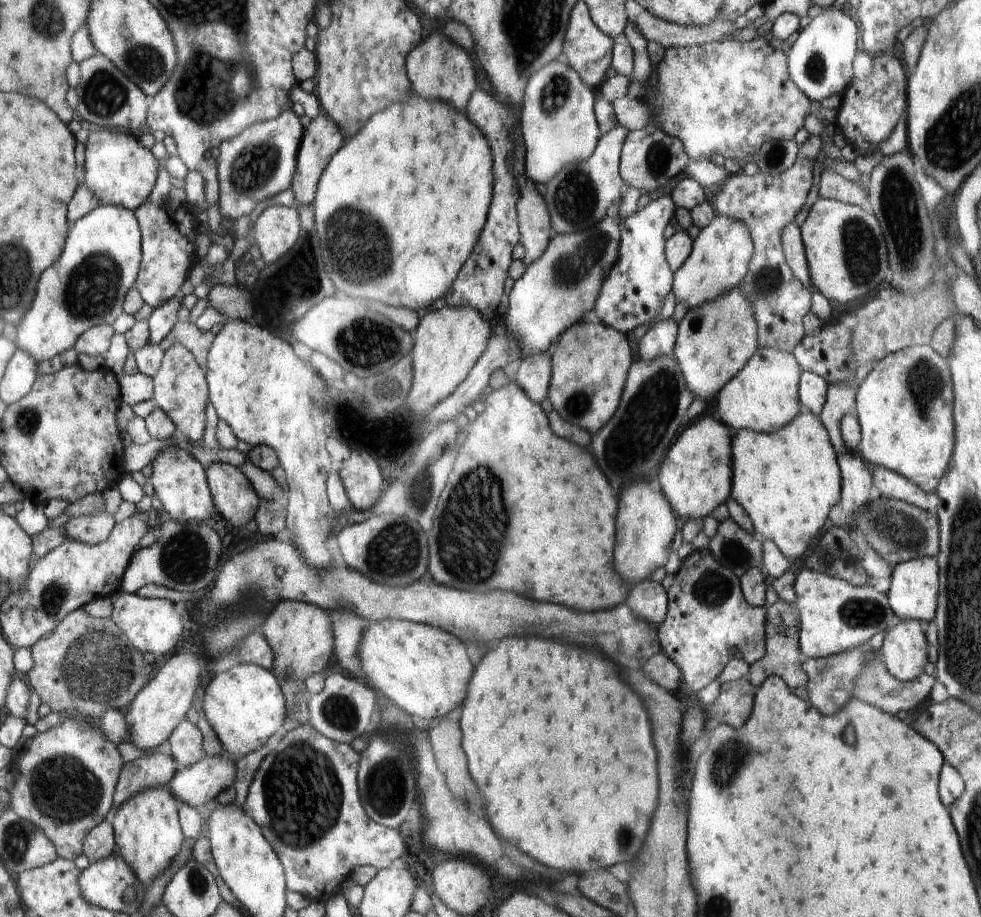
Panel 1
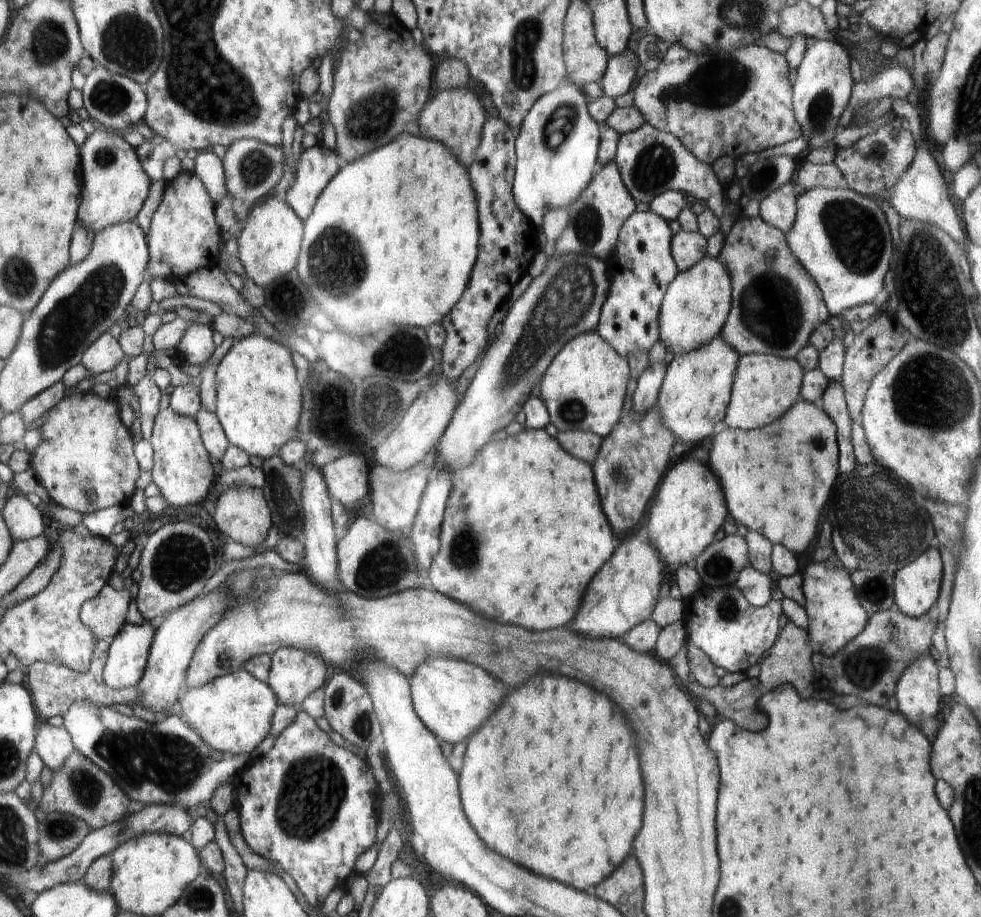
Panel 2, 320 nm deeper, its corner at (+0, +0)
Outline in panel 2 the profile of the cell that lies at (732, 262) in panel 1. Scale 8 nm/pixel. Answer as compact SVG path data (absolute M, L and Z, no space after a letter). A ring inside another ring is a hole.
M705 256L670 284L661 304L661 341L677 357L704 347L720 336L728 322L733 300L732 277L718 257Z

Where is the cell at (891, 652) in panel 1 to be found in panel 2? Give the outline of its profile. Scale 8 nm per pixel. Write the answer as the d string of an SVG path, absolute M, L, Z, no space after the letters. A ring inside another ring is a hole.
M919 657L911 663L907 670L898 680L896 690L896 700L900 712L910 720L912 724L922 724L928 718L934 718L938 714L938 704L940 704L940 694L938 694L938 668L932 662L933 657Z

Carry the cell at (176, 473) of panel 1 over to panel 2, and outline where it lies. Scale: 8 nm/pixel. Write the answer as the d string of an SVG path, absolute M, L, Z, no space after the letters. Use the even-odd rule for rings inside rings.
M170 406L164 408L156 415L150 441L153 448L151 474L162 498L176 510L179 506L198 506L212 488L214 470L197 420L176 412Z

